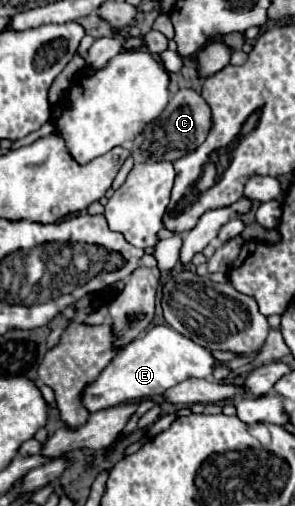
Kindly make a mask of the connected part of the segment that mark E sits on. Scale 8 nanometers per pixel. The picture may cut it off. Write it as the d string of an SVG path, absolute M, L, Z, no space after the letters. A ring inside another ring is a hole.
M155 325L113 357L113 361L101 371L97 381L85 389L83 403L91 413L95 413L121 405L125 401L141 401L161 395L165 389L191 377L207 379L211 377L215 367L217 359L209 349L193 343L169 325Z

